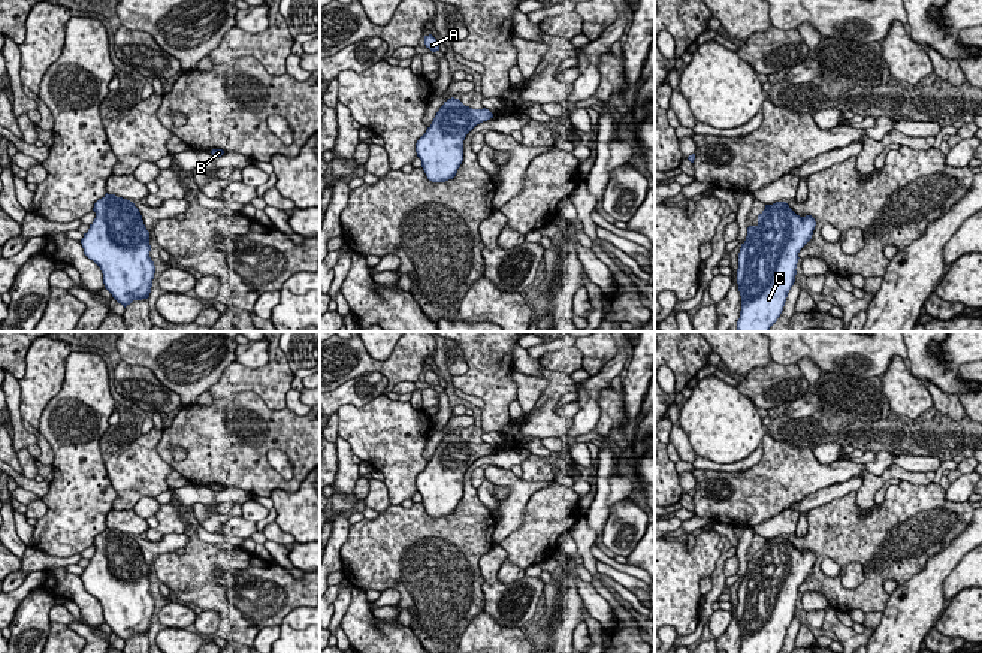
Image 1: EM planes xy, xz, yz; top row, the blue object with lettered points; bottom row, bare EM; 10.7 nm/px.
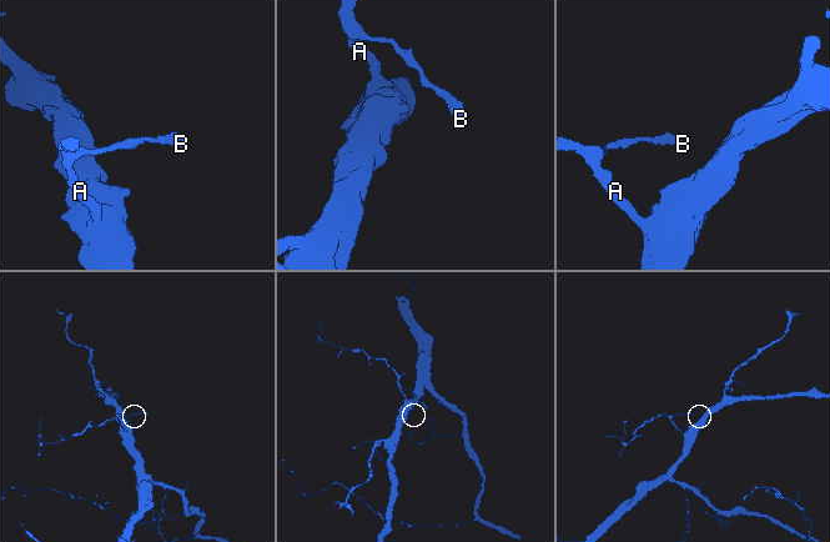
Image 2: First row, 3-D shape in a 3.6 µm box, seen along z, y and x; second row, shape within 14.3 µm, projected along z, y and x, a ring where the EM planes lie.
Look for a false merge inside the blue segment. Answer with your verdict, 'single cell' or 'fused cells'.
single cell

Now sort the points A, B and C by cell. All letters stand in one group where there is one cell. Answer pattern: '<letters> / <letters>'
A B C

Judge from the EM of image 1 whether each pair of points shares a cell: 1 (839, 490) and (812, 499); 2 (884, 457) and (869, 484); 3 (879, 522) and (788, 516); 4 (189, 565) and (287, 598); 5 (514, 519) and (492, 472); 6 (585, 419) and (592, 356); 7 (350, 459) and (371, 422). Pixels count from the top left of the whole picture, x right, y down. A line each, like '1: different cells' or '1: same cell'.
1: same cell
2: different cells
3: different cells
4: same cell
5: same cell
6: different cells
7: different cells

